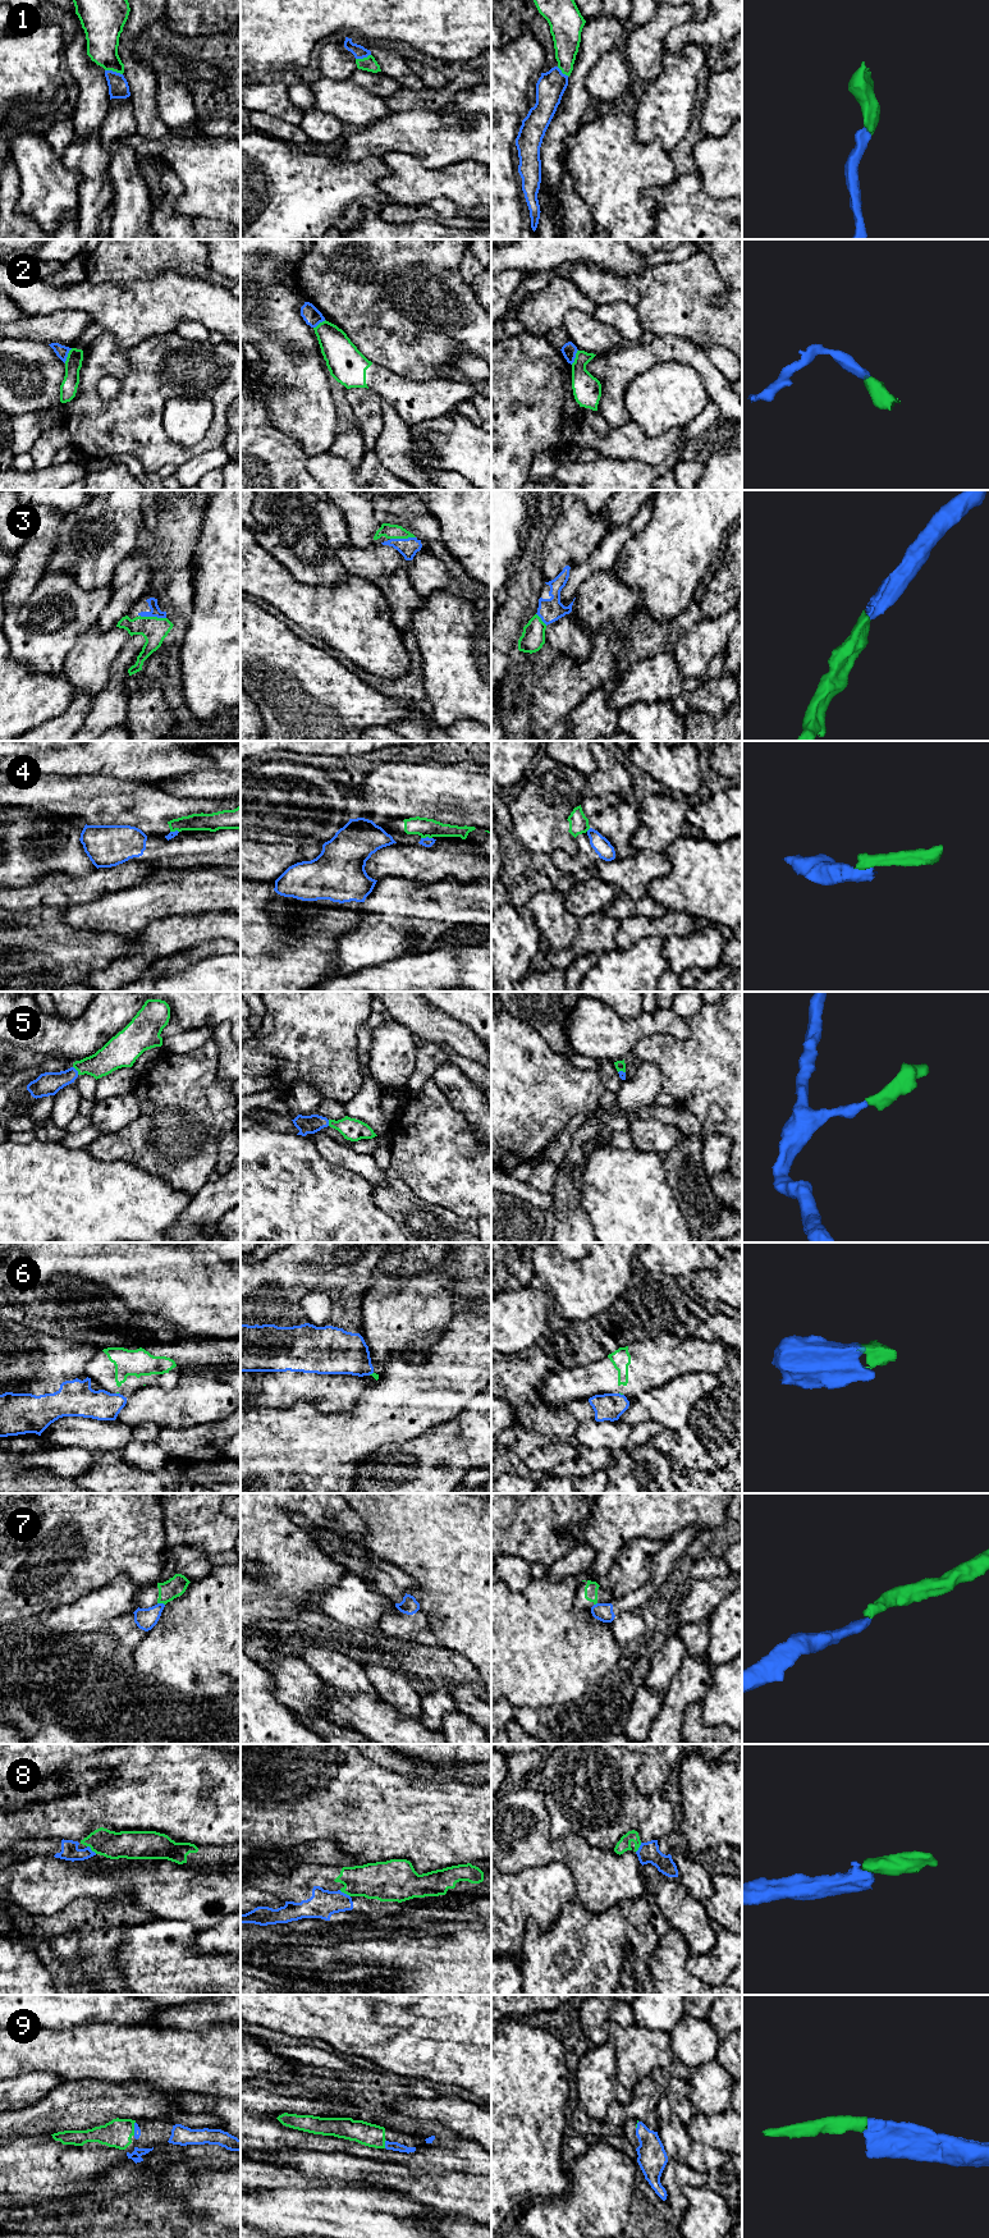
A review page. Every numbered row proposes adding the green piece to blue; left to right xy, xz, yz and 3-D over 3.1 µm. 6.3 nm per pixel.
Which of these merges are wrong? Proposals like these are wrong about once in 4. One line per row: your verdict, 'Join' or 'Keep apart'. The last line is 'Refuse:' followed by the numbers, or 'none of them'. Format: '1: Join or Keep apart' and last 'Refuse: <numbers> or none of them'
1: Join
2: Keep apart
3: Join
4: Keep apart
5: Join
6: Keep apart
7: Keep apart
8: Join
9: Join
Refuse: 2, 4, 6, 7

